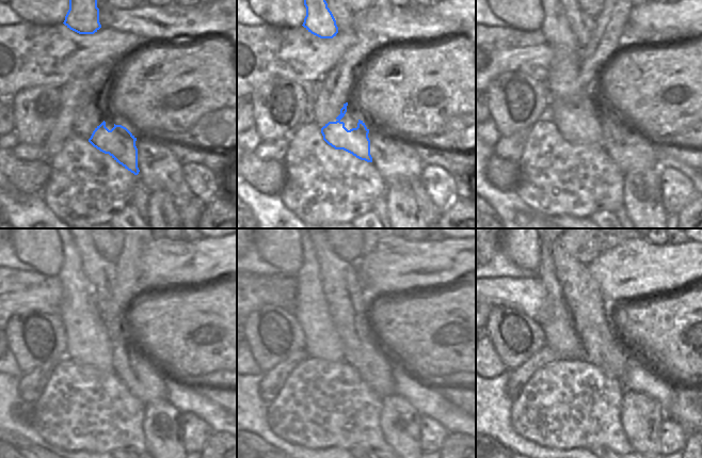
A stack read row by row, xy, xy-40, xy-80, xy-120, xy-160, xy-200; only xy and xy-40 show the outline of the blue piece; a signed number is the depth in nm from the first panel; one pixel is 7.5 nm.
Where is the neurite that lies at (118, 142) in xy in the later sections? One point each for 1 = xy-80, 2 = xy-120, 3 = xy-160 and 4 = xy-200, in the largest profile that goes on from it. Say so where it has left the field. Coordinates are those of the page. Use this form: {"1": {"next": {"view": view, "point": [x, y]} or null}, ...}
{"1": {"next": {"view": "xy-80", "point": [565, 109]}}, "2": {"next": {"view": "xy-120", "point": [86, 334]}}, "3": {"next": {"view": "xy-160", "point": [323, 342]}}, "4": {"next": {"view": "xy-200", "point": [555, 319]}}}

